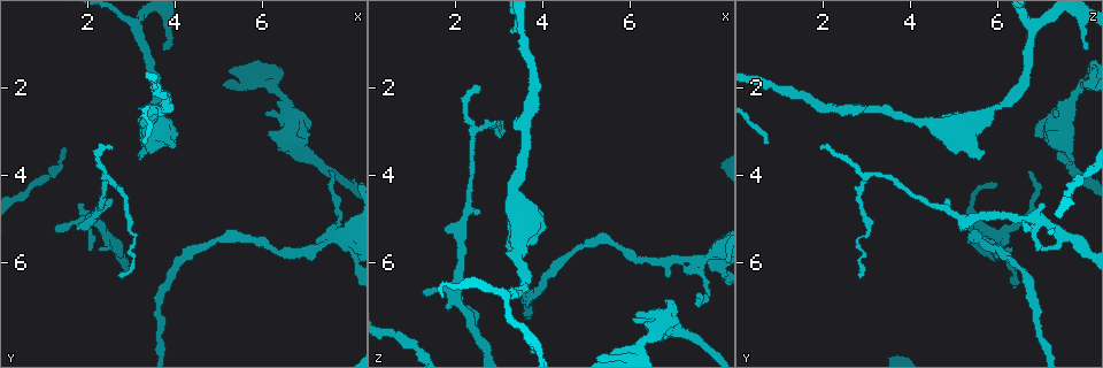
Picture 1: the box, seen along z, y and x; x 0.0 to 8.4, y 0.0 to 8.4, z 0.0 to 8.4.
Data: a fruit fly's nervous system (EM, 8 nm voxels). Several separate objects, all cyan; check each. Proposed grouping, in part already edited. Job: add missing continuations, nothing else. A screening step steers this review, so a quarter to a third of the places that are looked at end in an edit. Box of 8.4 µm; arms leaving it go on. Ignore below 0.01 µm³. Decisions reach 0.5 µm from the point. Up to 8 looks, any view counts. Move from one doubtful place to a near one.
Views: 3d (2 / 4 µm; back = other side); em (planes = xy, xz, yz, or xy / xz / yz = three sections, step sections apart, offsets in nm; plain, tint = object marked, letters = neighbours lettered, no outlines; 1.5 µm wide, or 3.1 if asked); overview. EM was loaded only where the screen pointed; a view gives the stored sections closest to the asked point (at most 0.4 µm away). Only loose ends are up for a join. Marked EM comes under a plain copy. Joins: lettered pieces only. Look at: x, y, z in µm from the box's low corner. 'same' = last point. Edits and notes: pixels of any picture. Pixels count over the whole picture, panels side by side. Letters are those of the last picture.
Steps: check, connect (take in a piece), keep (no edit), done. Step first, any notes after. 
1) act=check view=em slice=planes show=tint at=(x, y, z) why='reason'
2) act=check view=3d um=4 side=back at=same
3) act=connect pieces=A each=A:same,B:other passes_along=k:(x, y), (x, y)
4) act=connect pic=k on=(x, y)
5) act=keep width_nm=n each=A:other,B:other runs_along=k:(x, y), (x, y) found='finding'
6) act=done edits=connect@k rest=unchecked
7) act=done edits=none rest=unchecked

act=check view=3d um=4 side=back at=(1.75, 5.20, 5.20) why='an open end'

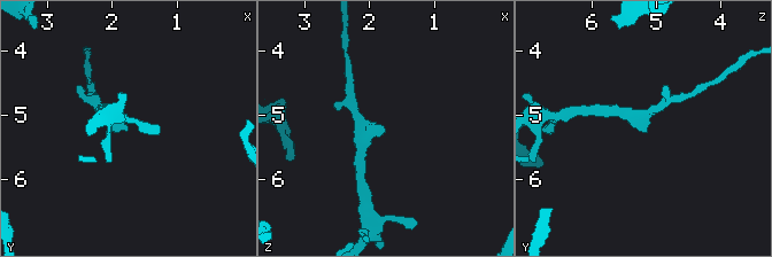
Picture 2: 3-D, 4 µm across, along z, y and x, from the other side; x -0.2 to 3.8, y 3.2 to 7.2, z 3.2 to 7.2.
act=check view=em slice=xy step=8 show=tint at=(1.75, 5.20, 5.20) arm_widths_nm=160,190

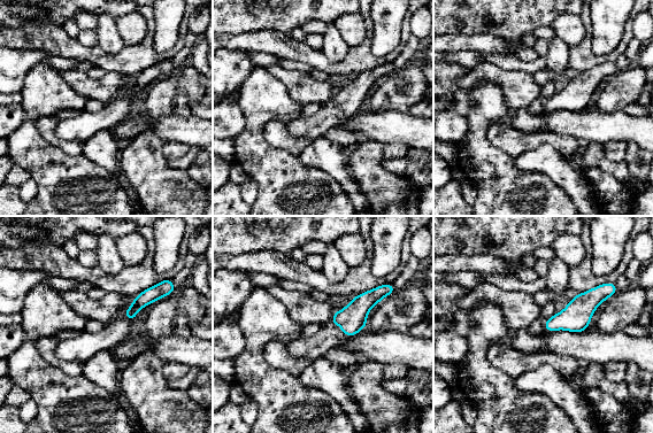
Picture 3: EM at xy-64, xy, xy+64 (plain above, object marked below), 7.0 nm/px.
act=check view=em slice=planes show=letters at=same

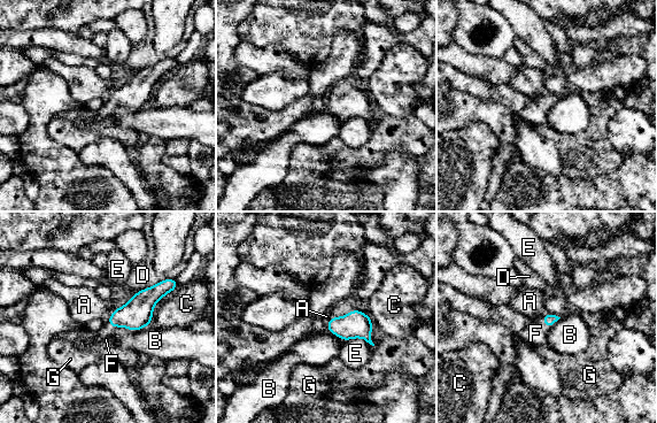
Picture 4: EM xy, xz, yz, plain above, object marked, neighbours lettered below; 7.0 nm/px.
act=connect pieces=F each=A:other,B:other,C:other,D:other,E:other,F:same,G:other passes_along=4:(356, 324), (341, 316), (340, 308) found='the neuron continues'

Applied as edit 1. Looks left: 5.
act=check view=3d um=4 at=(7.50, 3.90, 6.70) why='tapers out'

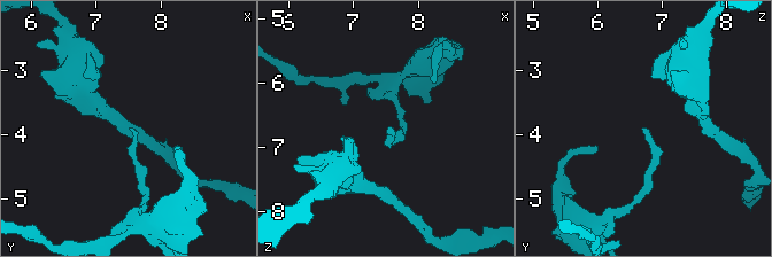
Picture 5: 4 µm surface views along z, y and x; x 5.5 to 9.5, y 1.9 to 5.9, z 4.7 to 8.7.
act=check view=em slice=planes show=tint at=(7.55, 3.95, 6.75)

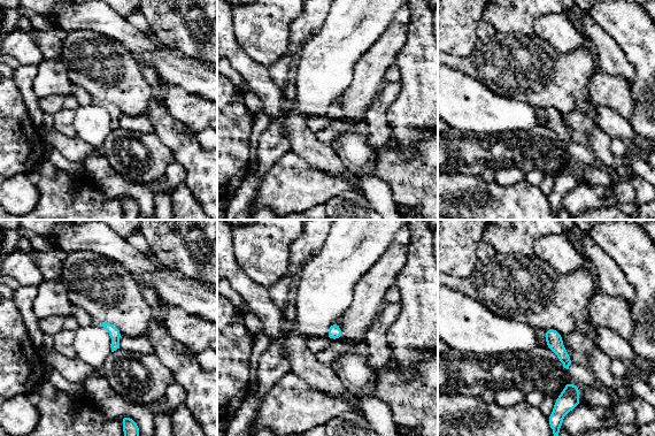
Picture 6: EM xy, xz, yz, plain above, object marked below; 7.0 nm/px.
act=check view=em slice=planes show=letters at=same

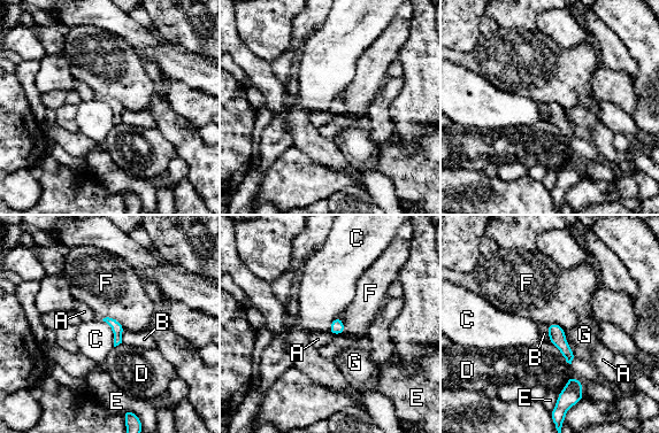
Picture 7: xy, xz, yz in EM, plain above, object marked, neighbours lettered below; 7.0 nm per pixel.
act=keep each=A:other,B:other,C:other,D:other,E:other,F:other,G:other border=7:(102, 319), (112, 330), (114, 346) found='none of them fits'

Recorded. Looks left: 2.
act=done edits=connect@4 rest=unchecked

